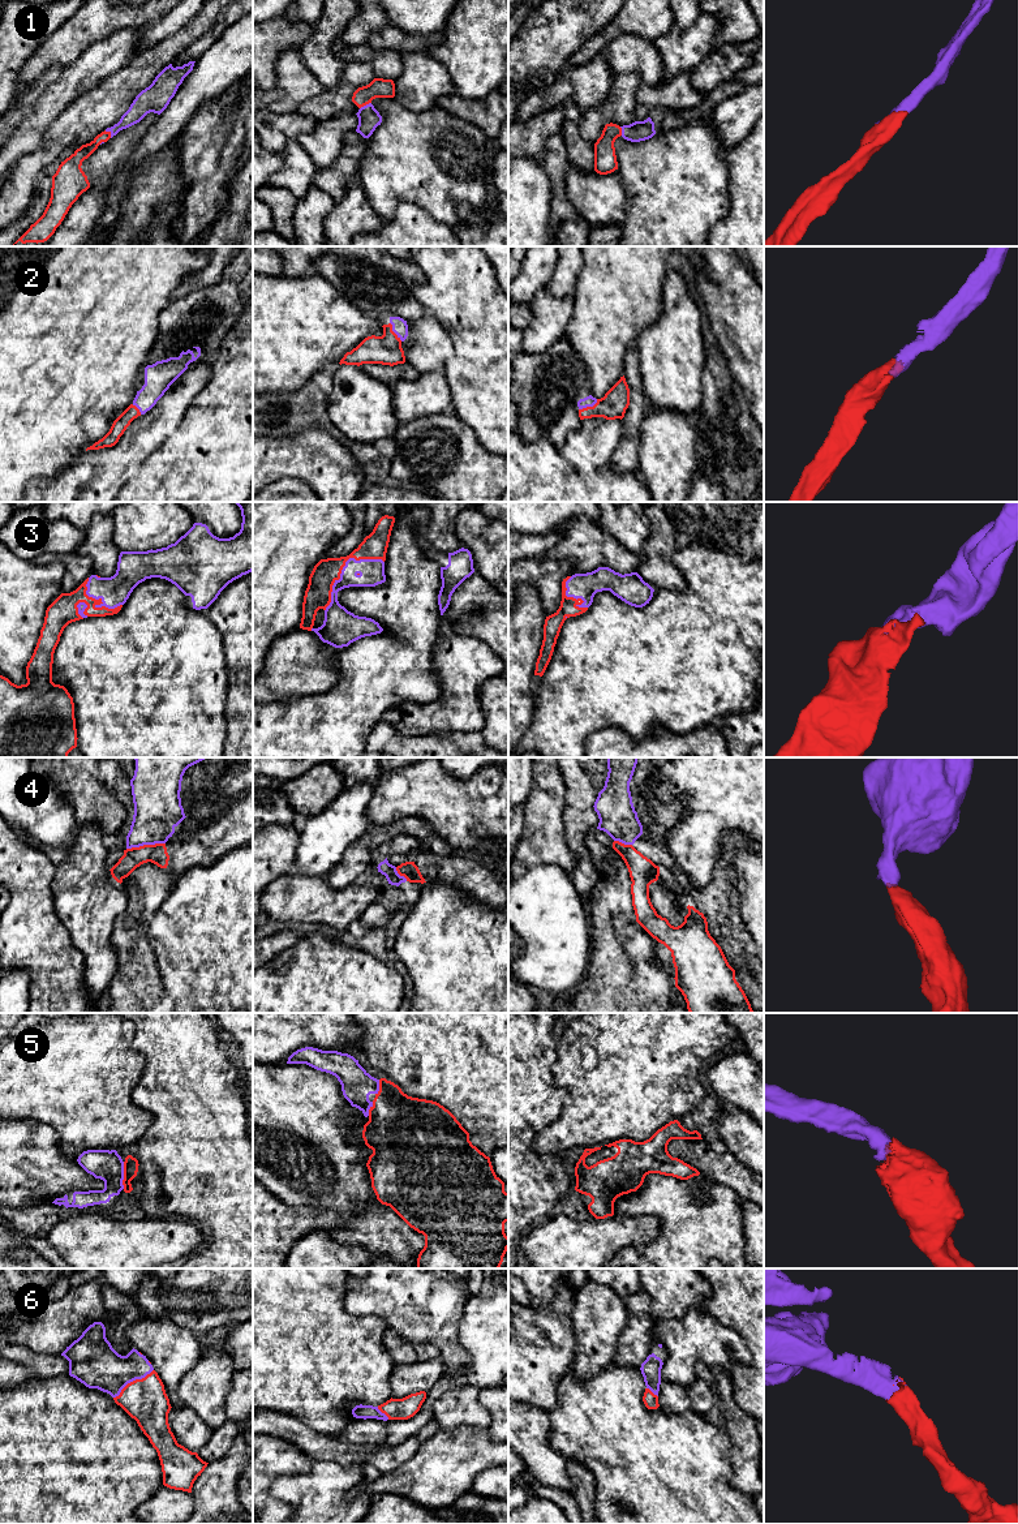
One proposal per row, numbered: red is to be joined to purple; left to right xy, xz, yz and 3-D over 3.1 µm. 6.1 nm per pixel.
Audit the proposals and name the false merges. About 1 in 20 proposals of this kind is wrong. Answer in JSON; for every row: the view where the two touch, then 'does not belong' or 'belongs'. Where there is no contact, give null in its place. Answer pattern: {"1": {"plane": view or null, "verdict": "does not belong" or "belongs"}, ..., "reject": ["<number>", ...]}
{"1": {"plane": "xy", "verdict": "belongs"}, "2": {"plane": "yz", "verdict": "belongs"}, "3": {"plane": "xz", "verdict": "belongs"}, "4": {"plane": "xy", "verdict": "does not belong"}, "5": {"plane": "xy", "verdict": "belongs"}, "6": {"plane": "xy", "verdict": "belongs"}, "reject": ["4"]}

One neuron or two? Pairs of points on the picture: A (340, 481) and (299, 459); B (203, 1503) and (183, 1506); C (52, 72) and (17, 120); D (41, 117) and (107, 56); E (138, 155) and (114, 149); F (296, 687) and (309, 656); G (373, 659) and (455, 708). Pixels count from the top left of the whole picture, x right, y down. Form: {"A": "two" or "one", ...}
{"A": "one", "B": "two", "C": "one", "D": "one", "E": "two", "F": "one", "G": "two"}

